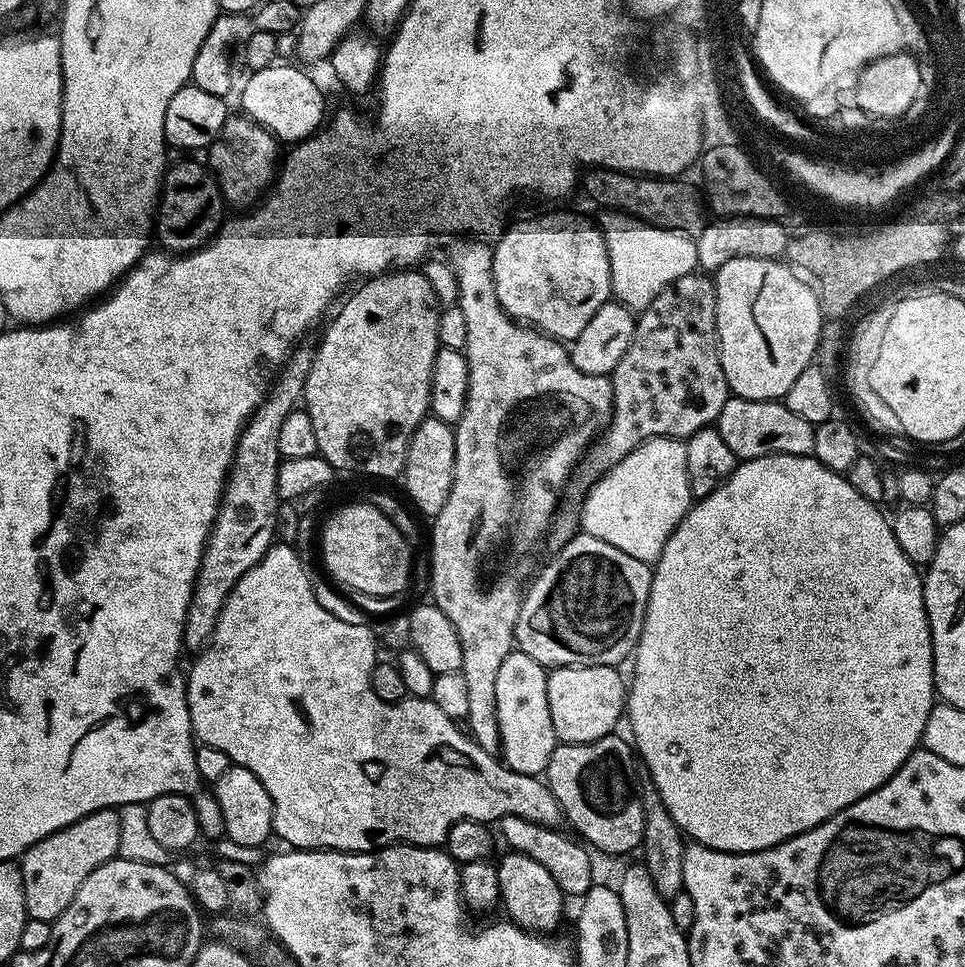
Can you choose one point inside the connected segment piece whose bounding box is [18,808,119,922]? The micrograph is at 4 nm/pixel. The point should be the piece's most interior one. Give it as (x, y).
(52, 870)

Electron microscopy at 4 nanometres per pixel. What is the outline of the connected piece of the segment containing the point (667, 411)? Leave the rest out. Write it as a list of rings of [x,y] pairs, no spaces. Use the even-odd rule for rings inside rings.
[[[695,271],[678,278],[636,316],[634,338],[610,379],[612,419],[578,465],[578,476],[586,484],[608,469],[606,464],[596,464],[599,444],[615,454],[632,452],[642,442],[659,436],[693,436],[698,430],[715,425],[718,414],[722,414],[730,393],[720,361],[716,286],[711,275]]]

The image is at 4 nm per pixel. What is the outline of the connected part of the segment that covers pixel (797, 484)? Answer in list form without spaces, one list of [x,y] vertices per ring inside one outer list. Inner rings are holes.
[[[778,454],[739,461],[728,481],[718,490],[714,490],[714,494],[696,500],[674,530],[674,534],[670,534],[662,554],[652,568],[652,585],[648,591],[644,625],[640,631],[640,640],[634,649],[636,665],[632,668],[632,680],[630,676],[630,687],[626,692],[626,724],[628,720],[629,726],[632,727],[631,739],[634,741],[635,751],[643,767],[652,775],[652,784],[660,791],[662,802],[670,810],[670,818],[678,822],[681,832],[689,841],[705,844],[723,852],[757,852],[770,846],[778,846],[778,842],[794,838],[826,822],[834,814],[846,810],[846,806],[878,790],[878,786],[885,784],[902,767],[906,758],[910,758],[910,754],[921,747],[926,718],[930,718],[930,710],[934,707],[932,635],[924,605],[924,582],[921,569],[913,564],[910,558],[906,558],[906,554],[902,554],[902,546],[898,546],[898,538],[894,538],[889,517],[887,515],[884,517],[880,510],[882,510],[880,504],[871,504],[869,500],[862,498],[862,494],[858,494],[858,490],[854,490],[854,486],[850,486],[847,475],[828,469],[822,462],[816,460],[814,455]]]

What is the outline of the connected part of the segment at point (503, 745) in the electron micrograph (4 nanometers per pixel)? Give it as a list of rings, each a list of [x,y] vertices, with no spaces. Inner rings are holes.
[[[513,650],[498,669],[499,755],[512,772],[527,776],[547,773],[550,754],[558,743],[554,722],[550,718],[550,702],[546,698],[547,685],[548,672],[544,665],[519,650]]]

